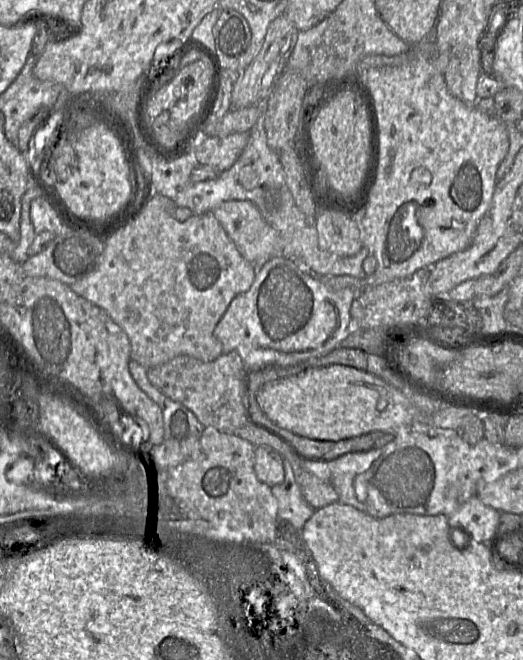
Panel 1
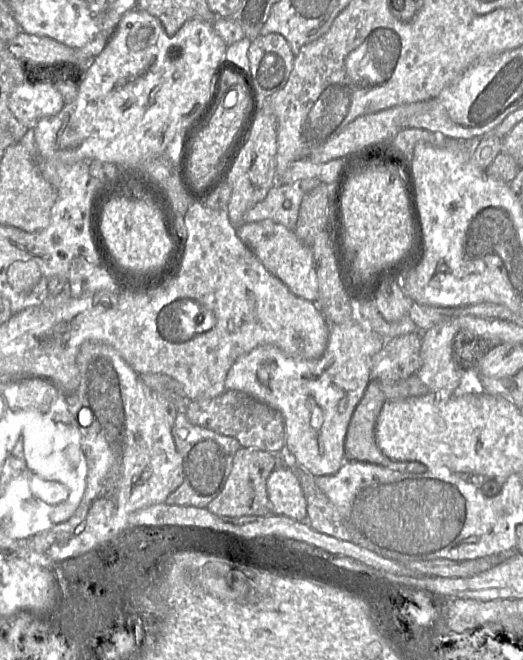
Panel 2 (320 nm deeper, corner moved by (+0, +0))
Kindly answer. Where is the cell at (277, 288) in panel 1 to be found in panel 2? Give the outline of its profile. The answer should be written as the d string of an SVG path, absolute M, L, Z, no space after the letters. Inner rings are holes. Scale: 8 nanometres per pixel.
M355 321L330 324L328 343L319 358L296 360L274 345L261 345L234 362L225 388L248 394L280 412L285 424L285 446L296 460L314 476L332 475L346 461L348 426L372 380L372 358L386 339Z

